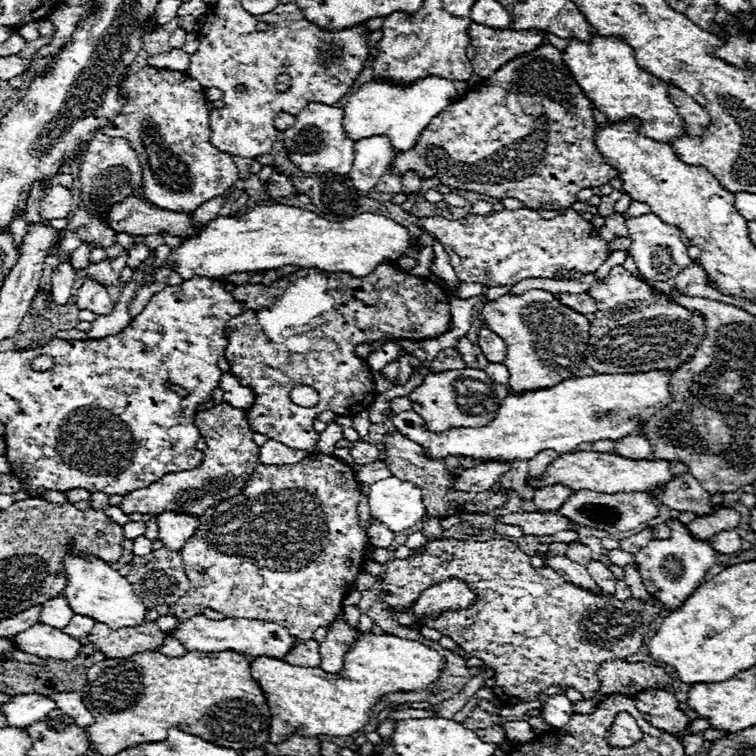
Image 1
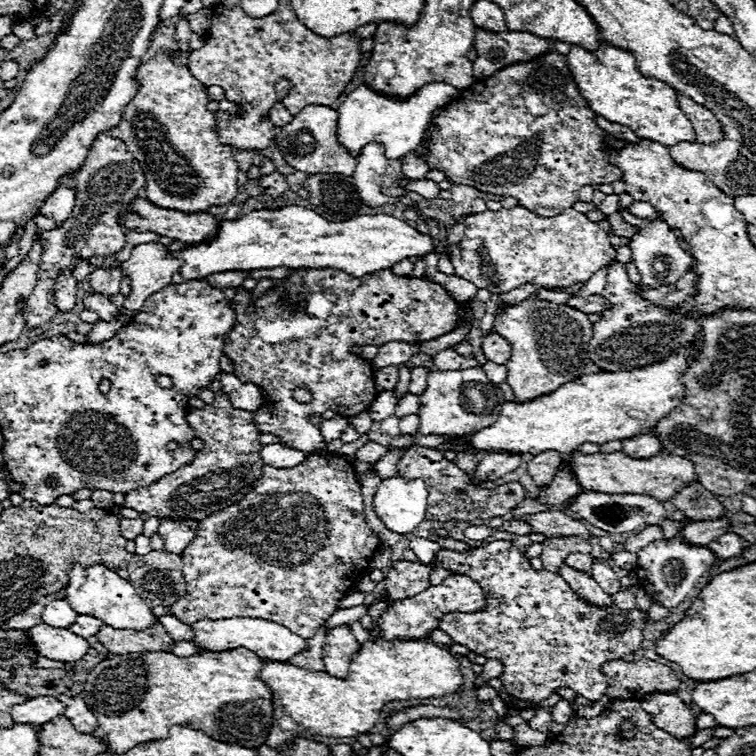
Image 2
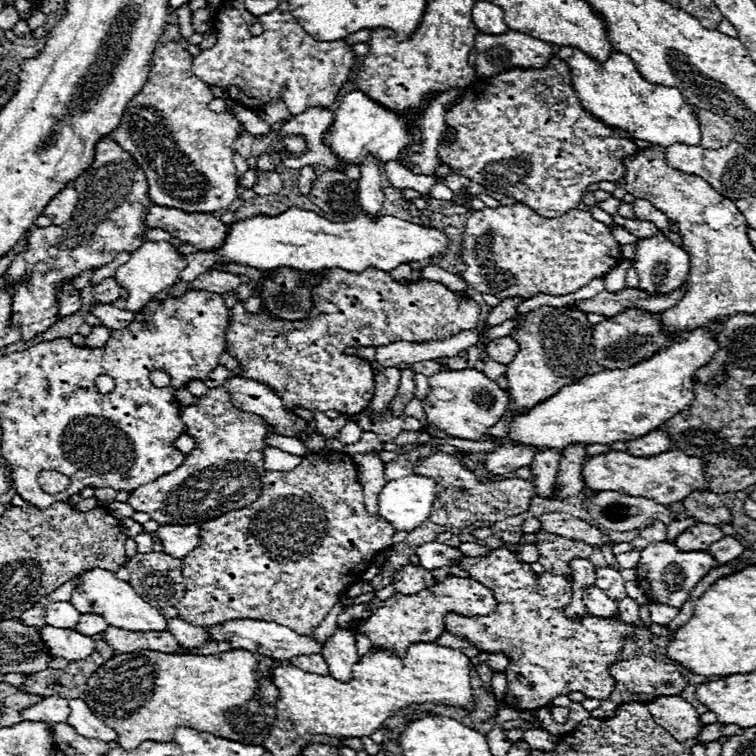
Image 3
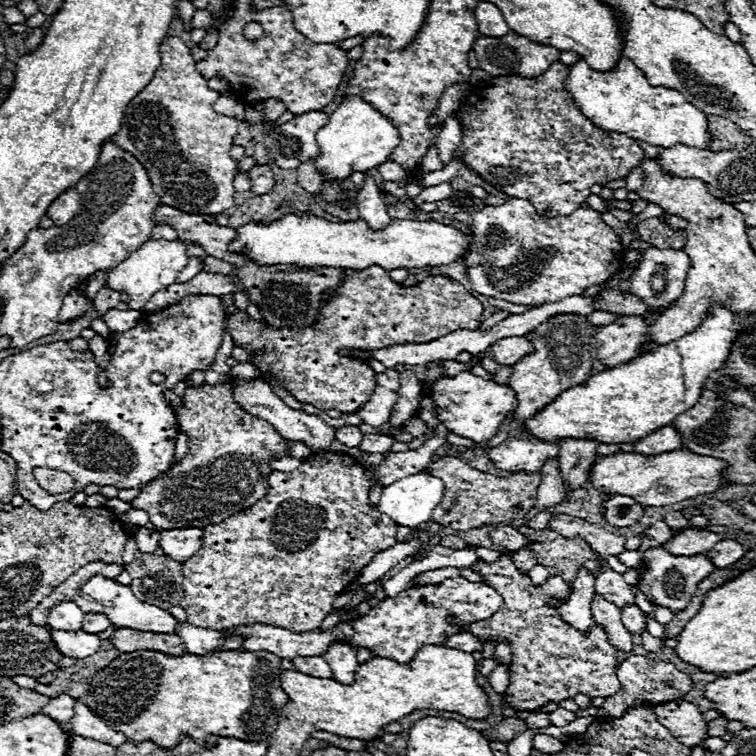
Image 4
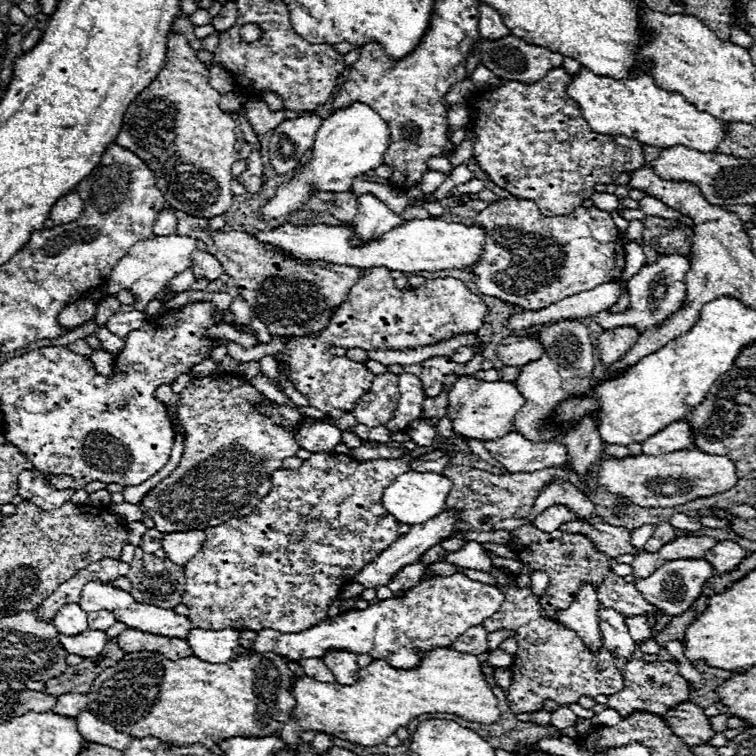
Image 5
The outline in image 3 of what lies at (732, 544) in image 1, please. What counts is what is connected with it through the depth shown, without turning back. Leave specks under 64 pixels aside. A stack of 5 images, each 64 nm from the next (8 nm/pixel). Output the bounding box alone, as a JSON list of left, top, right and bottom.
[708,536,744,564]

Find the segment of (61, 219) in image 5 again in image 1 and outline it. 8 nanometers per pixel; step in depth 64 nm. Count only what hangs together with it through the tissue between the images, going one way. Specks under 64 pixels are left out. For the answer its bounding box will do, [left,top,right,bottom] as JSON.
[40,184,72,220]

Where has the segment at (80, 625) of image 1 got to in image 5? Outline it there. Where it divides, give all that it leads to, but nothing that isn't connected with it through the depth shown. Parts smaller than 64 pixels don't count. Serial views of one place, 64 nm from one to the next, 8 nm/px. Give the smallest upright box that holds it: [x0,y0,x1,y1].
[88,610,114,630]

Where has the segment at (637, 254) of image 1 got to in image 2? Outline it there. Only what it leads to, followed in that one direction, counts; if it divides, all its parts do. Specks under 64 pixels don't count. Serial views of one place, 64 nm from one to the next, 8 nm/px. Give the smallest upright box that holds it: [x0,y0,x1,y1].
[620,210,692,288]

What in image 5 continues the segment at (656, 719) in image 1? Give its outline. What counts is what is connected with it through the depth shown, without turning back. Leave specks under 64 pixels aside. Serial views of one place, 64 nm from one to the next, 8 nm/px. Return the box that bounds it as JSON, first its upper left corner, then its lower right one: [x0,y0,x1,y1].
[662,702,714,746]

